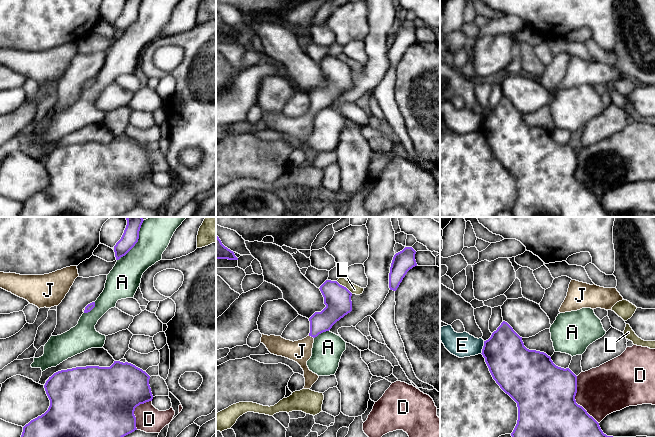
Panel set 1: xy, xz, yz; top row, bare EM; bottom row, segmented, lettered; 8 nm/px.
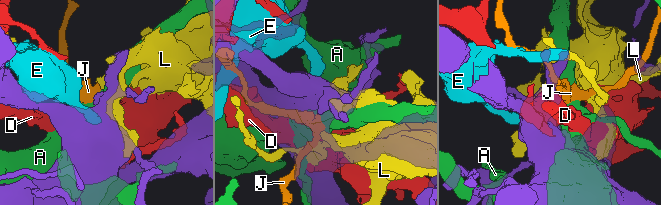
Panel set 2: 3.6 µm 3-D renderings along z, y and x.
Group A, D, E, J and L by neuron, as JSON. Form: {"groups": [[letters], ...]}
{"groups": [["A"], ["D"], ["E"], ["J"], ["L"]]}

